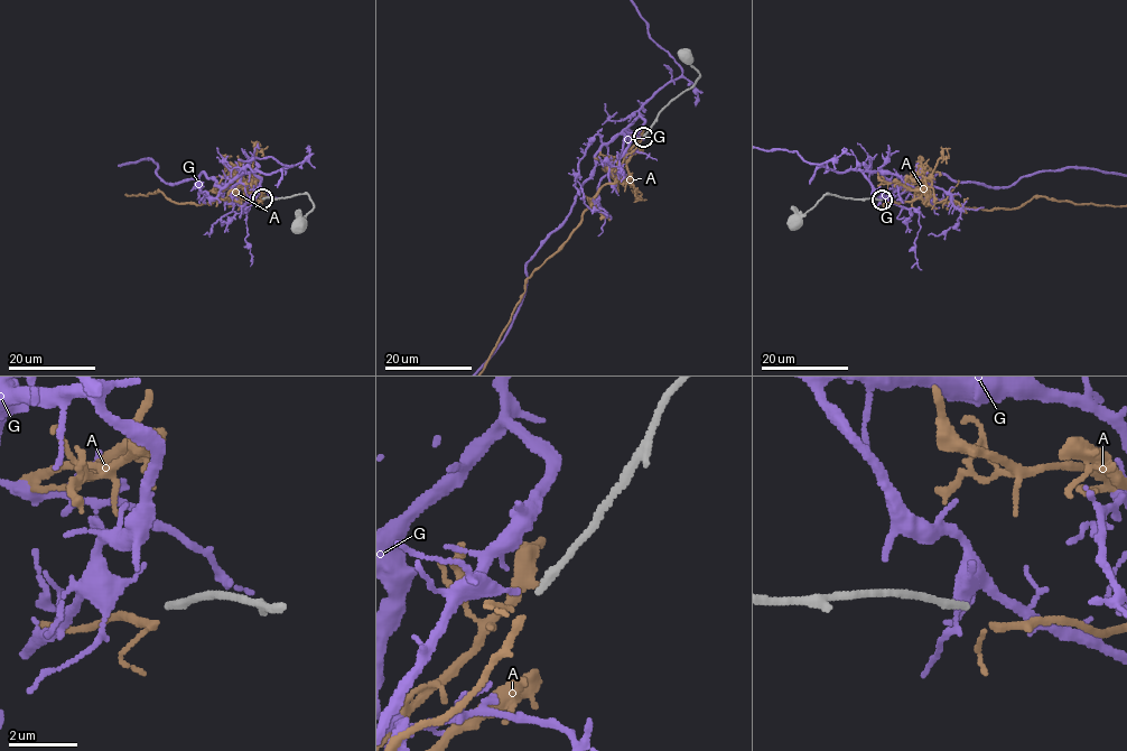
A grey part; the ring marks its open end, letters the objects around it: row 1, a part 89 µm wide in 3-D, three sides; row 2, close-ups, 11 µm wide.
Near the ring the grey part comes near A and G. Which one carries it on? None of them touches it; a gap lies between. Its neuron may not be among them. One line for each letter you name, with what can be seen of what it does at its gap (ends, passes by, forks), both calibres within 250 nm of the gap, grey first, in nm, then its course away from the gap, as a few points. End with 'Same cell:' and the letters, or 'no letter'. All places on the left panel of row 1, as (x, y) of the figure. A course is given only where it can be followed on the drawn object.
A: it passes by; 240 nm thick on the grey side, 160 nm on the other
Same cell: A

